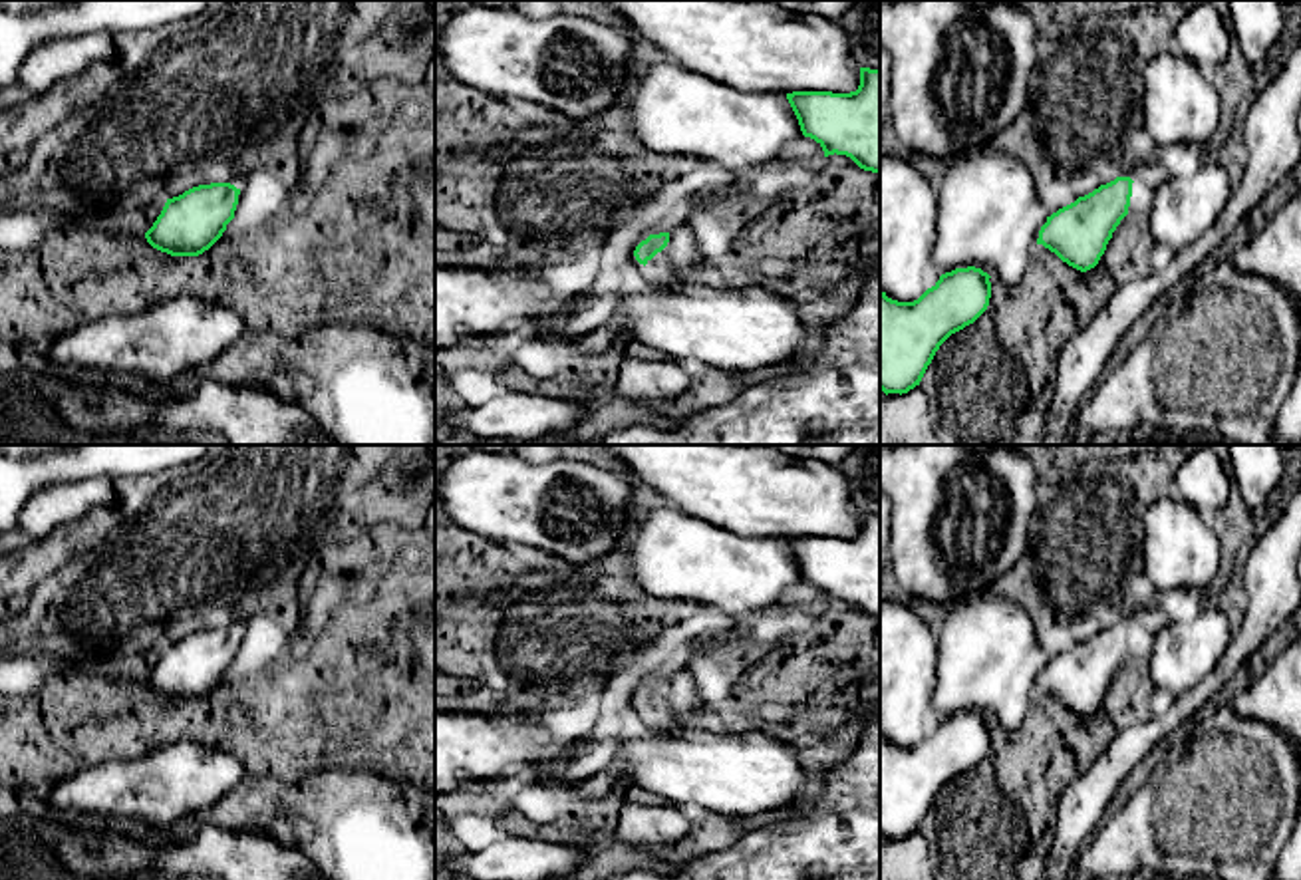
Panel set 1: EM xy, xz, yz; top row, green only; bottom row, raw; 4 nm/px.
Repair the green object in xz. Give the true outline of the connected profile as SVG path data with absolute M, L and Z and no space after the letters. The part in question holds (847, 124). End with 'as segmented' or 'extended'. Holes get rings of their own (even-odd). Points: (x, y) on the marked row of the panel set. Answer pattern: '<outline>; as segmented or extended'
M860 68L860 85L850 93L793 91L787 99L802 135L814 139L824 157L846 155L860 169L880 173L880 70Z; as segmented

